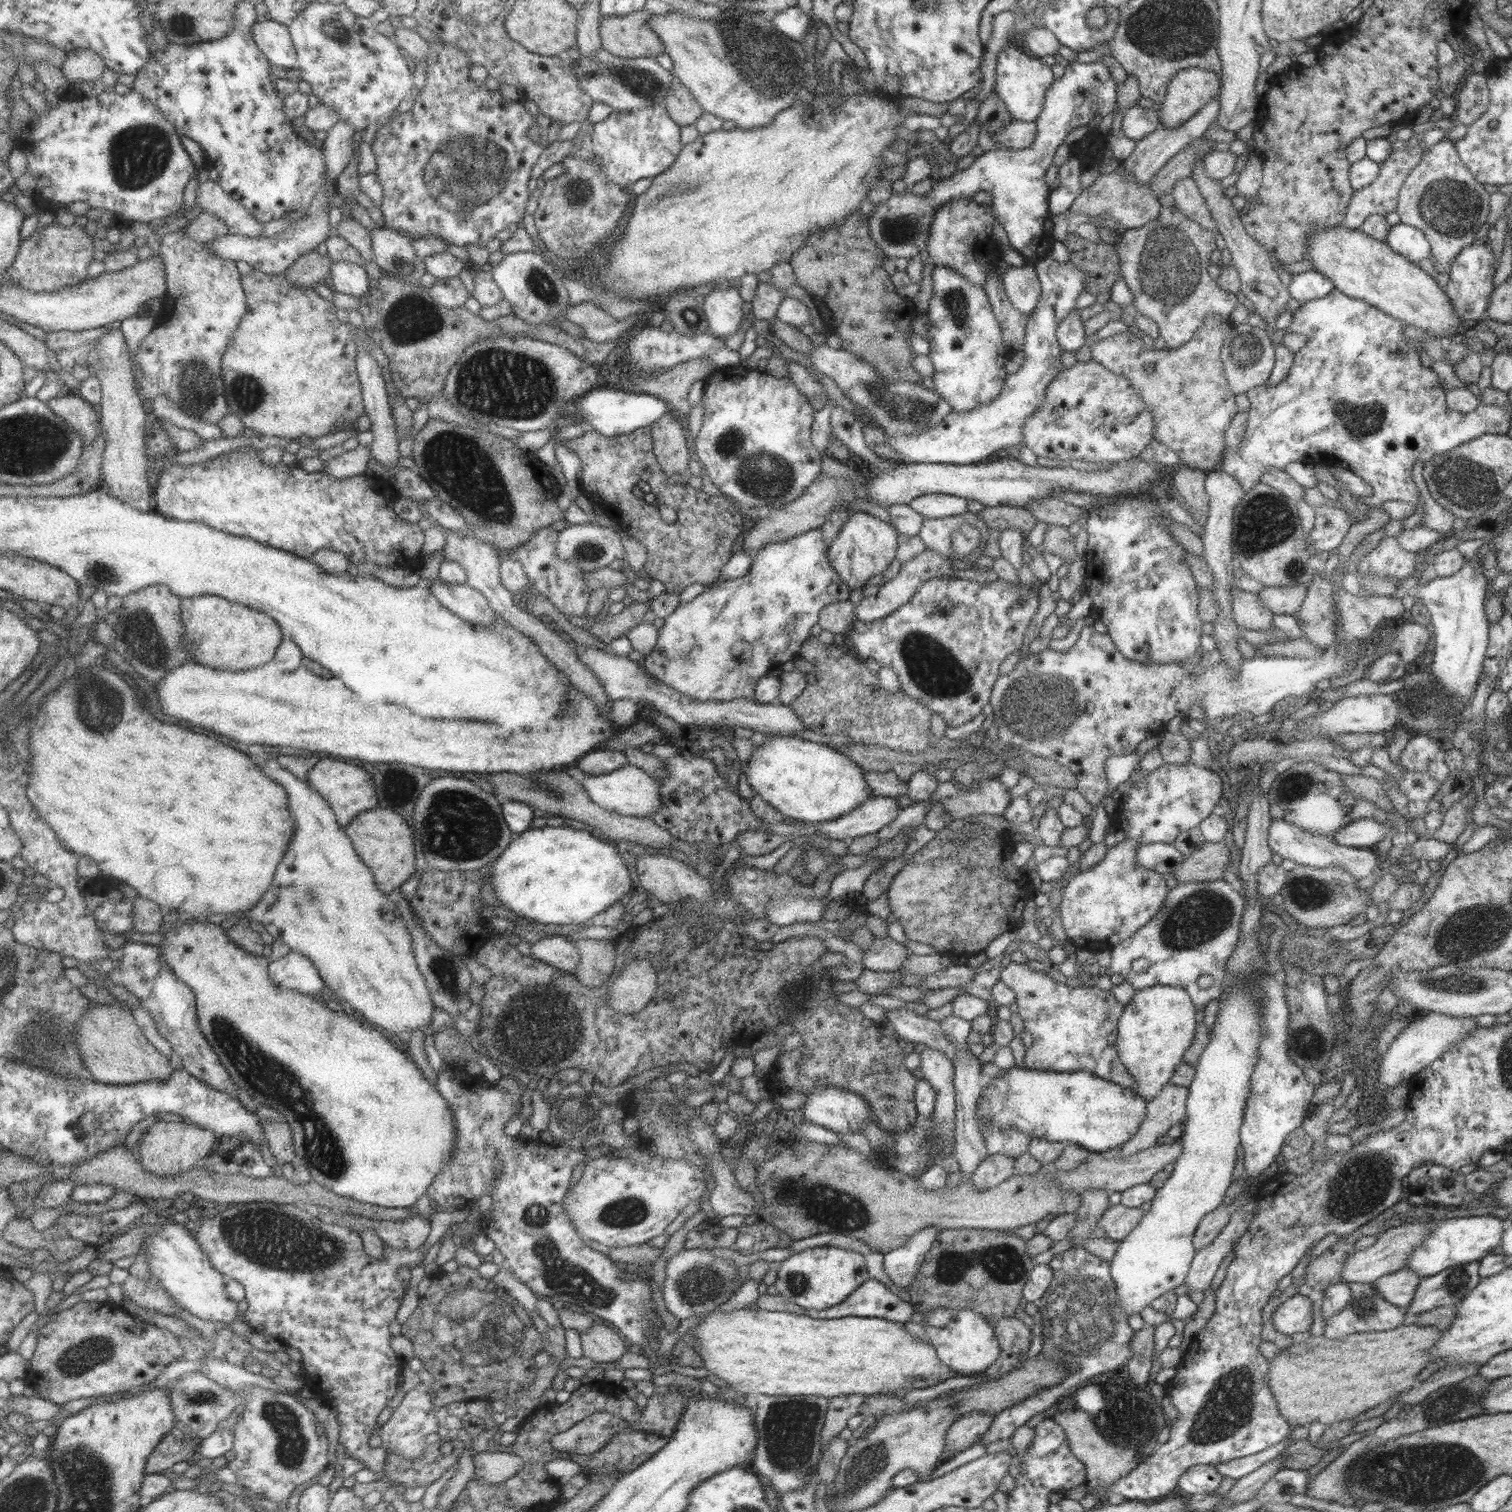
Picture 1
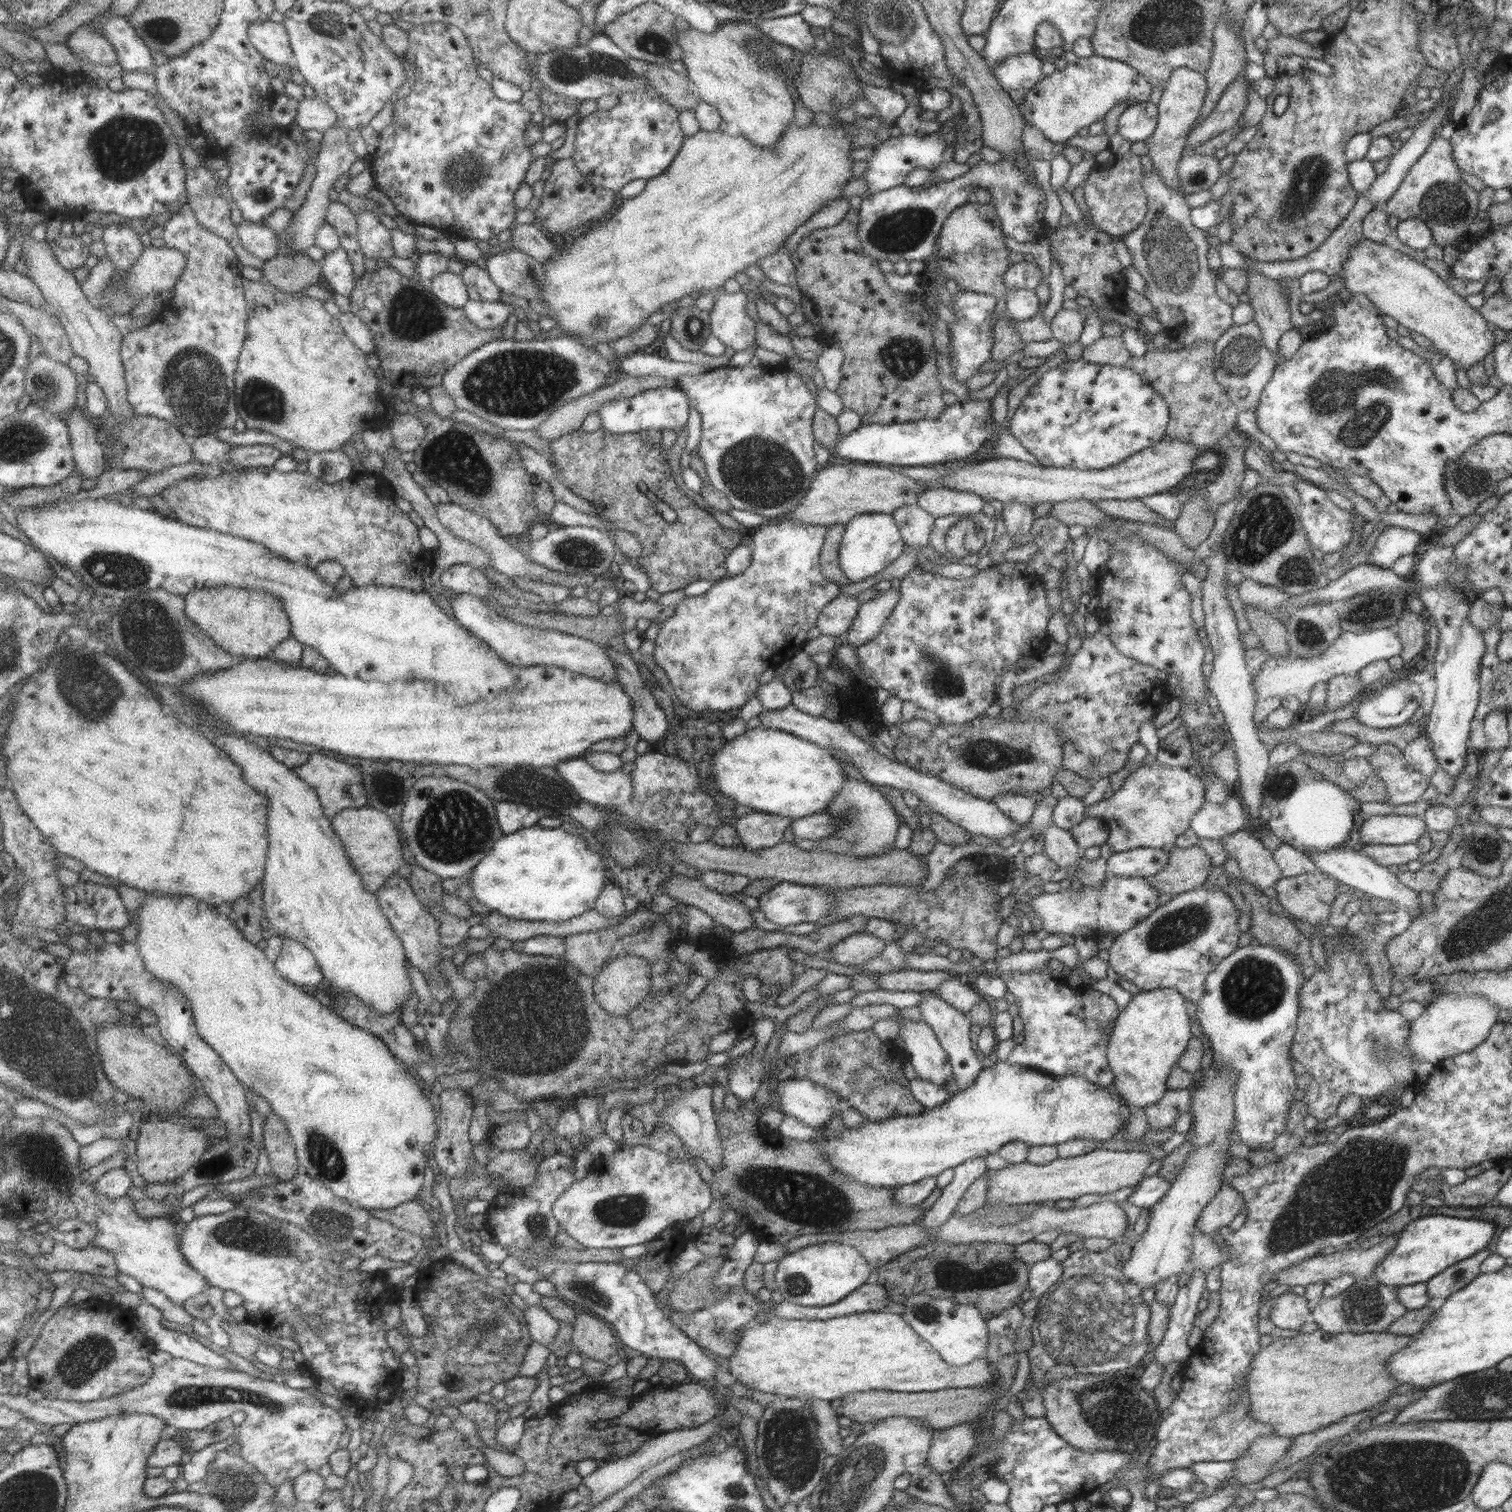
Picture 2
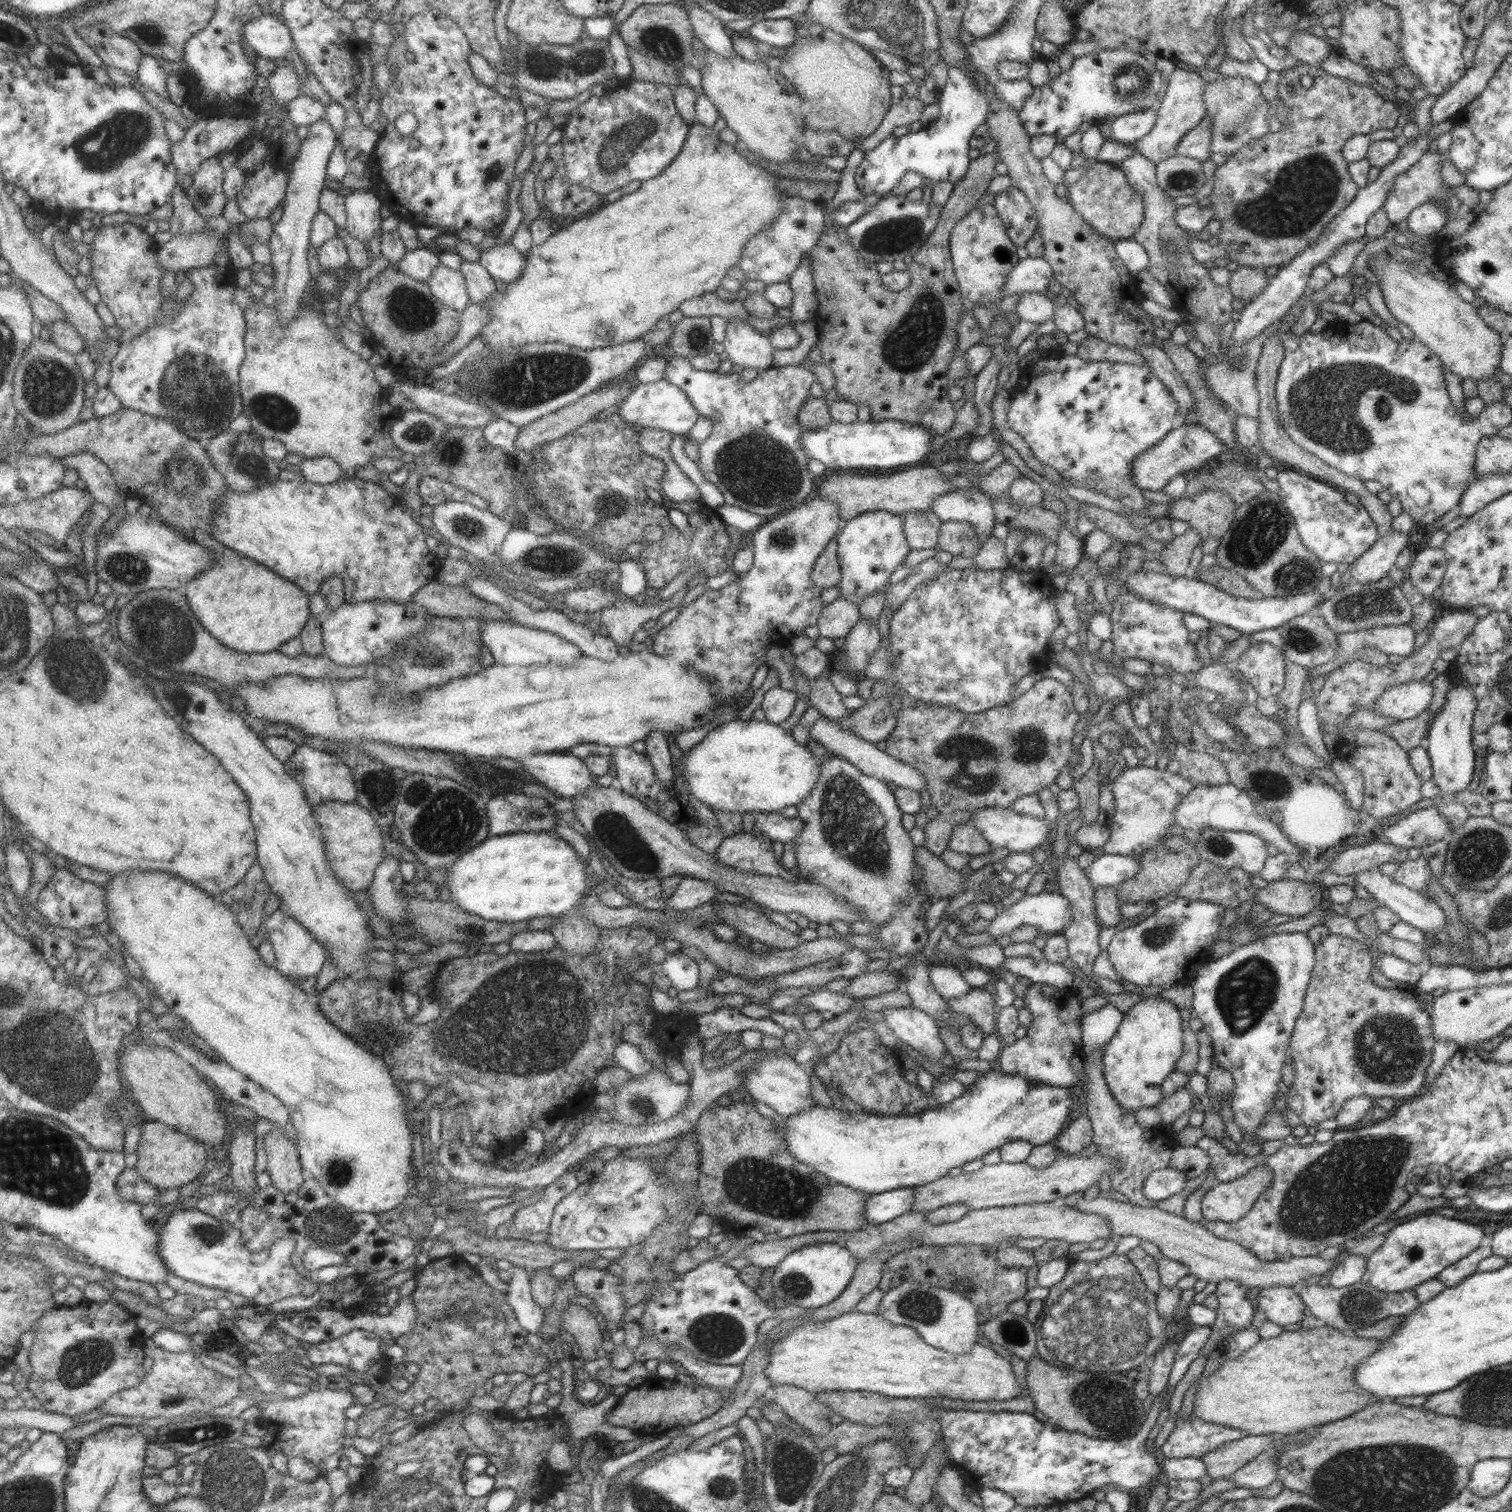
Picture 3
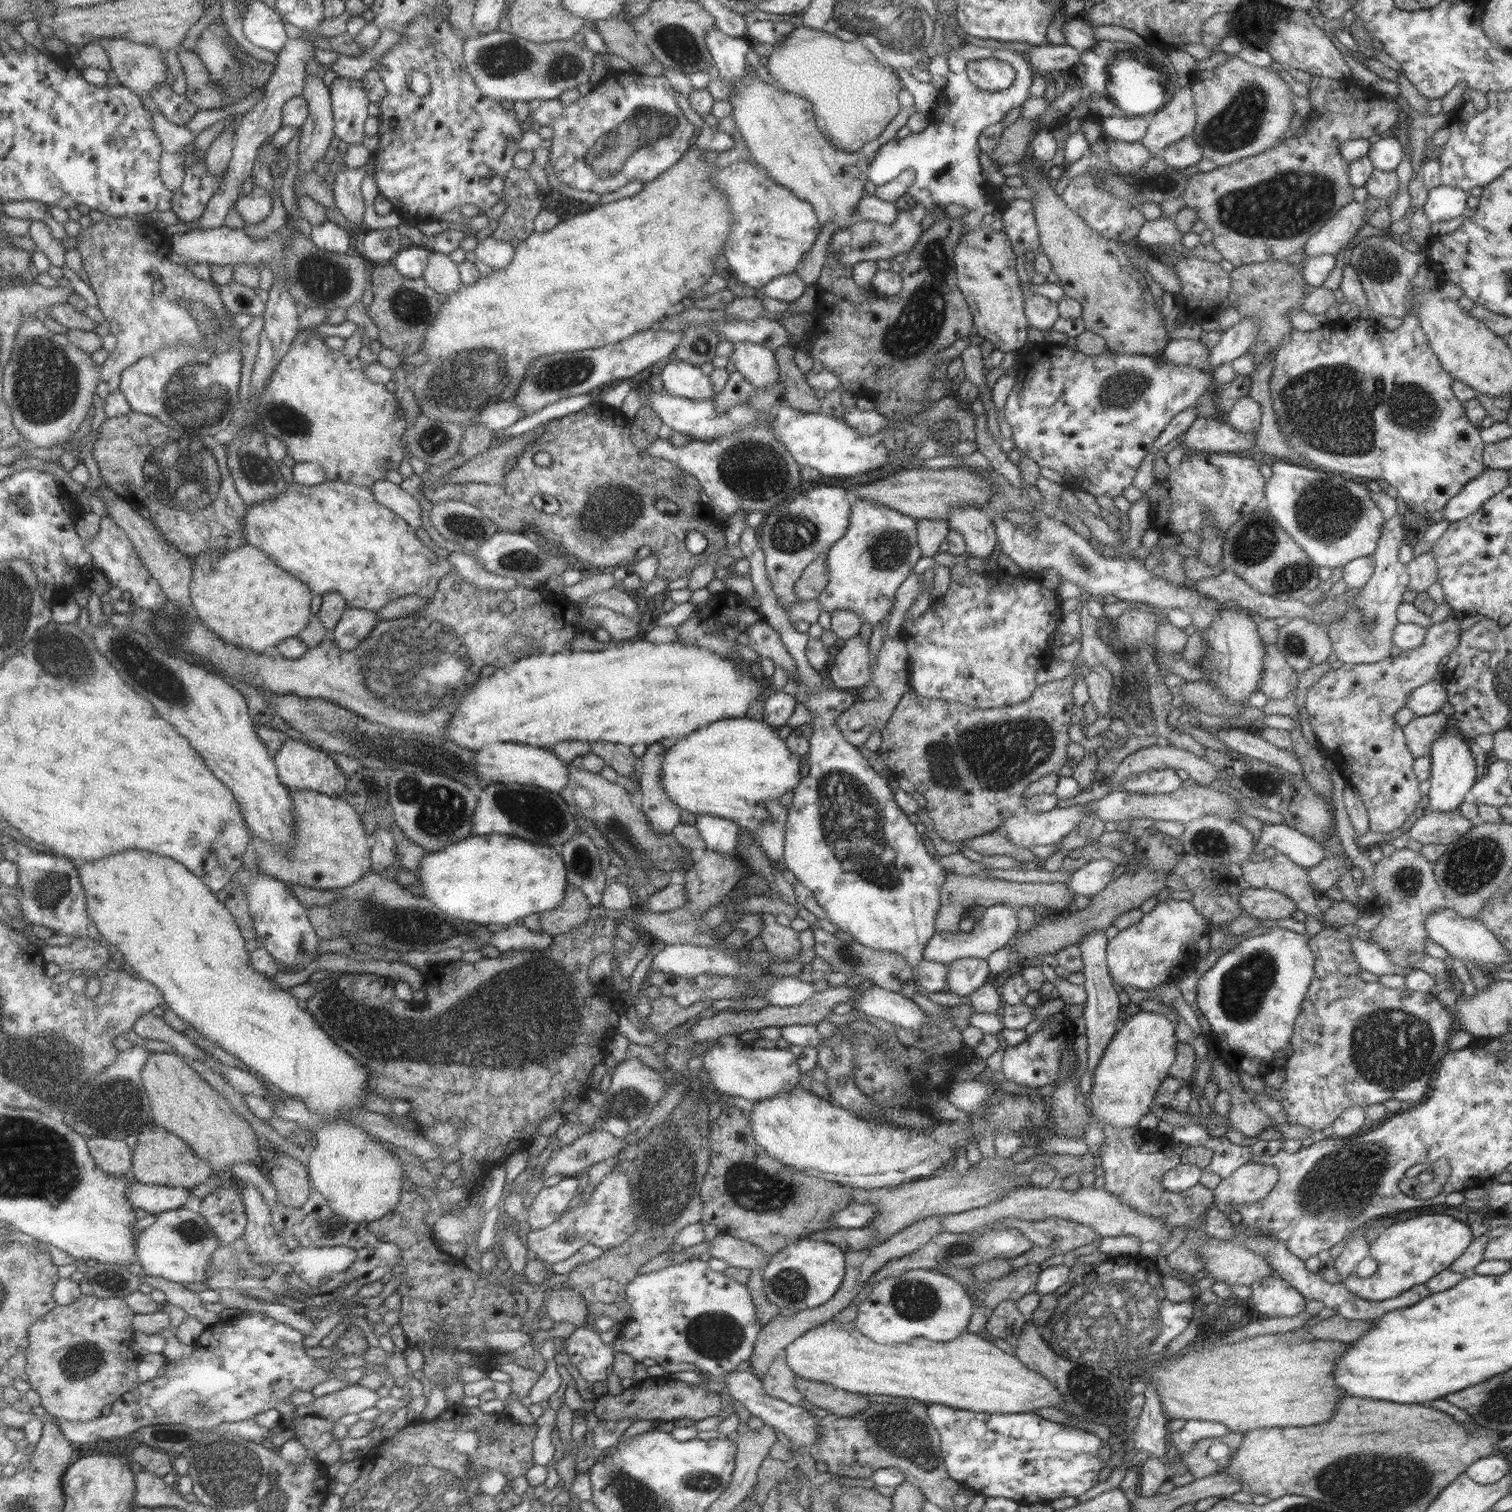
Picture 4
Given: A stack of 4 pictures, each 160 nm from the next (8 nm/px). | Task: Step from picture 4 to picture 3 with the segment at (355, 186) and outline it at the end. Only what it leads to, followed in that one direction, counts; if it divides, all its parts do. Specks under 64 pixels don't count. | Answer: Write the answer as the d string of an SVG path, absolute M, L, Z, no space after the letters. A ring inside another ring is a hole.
M355 189L349 196L346 196L346 209L348 212L347 230L359 242L368 246L369 240L380 230L381 217L379 217L379 206L382 205L380 197L375 191L364 192Z

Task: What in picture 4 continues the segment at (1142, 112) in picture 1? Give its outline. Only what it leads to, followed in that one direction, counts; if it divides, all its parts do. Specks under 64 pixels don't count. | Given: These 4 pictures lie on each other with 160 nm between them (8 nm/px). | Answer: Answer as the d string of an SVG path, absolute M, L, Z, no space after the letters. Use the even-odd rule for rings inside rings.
M1152 113L1131 116L1110 116L1099 120L1105 138L1123 142L1137 142L1146 133Z

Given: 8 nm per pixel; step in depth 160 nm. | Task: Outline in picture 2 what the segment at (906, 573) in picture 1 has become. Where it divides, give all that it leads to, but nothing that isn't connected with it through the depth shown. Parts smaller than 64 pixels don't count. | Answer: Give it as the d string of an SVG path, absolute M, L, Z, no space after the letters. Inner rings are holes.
M891 587L861 603L849 630L842 637L844 643L856 648L865 641L871 640L891 614L893 607L899 600L899 595L900 590Z

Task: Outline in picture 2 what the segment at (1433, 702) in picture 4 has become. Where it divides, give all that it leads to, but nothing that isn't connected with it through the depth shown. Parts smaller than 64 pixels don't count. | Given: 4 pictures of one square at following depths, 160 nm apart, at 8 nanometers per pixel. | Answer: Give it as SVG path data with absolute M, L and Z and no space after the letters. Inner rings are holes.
M1398 680L1376 685L1355 706L1354 719L1371 728L1401 726L1423 700L1419 684Z

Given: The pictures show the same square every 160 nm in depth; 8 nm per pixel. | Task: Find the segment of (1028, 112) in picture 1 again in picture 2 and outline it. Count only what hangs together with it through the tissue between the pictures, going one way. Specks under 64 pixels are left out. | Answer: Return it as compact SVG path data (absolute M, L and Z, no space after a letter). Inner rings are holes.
M1021 53L1007 56L992 66L992 75L1016 105L1022 105L1026 92L1042 79L1042 55Z

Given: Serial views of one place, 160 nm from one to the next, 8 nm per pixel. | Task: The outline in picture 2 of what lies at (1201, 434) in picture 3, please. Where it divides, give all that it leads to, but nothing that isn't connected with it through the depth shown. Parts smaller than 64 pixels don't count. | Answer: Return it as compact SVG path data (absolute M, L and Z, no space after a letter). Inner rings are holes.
M1163 439L1153 447L1145 448L1119 464L1102 469L1079 470L1073 467L1048 467L1028 464L1013 458L989 458L973 465L947 467L942 472L940 486L959 492L970 492L982 498L985 503L998 500L1003 506L1018 502L1019 504L1039 504L1042 502L1063 502L1067 500L1129 500L1143 497L1160 497L1165 491L1183 480L1187 474L1195 471L1194 463L1201 453L1191 445Z

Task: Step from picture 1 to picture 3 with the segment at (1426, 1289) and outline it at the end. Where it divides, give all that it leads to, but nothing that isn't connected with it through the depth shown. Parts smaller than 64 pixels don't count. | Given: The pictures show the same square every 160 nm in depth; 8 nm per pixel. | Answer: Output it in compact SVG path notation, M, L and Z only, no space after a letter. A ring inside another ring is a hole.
M1484 1236L1478 1247L1469 1252L1467 1256L1460 1258L1457 1262L1445 1267L1436 1277L1447 1287L1453 1288L1459 1284L1464 1278L1476 1271L1478 1262L1492 1254L1491 1238Z

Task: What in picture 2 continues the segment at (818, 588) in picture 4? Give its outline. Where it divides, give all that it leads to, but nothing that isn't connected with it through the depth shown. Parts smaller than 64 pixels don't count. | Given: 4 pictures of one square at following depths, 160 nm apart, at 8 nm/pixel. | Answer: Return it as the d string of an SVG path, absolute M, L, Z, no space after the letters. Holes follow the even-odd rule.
M833 524L827 527L824 541L820 550L820 567L822 575L828 580L836 582L840 586L852 584L843 574L838 563L837 551L840 547L840 540L845 531L846 524Z

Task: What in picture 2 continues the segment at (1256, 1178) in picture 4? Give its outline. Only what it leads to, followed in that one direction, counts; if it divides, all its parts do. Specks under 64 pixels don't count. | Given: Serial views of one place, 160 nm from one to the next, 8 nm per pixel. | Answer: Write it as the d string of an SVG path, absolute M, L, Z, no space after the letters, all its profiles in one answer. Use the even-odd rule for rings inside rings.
M1223 1184L1197 1217L1194 1228L1213 1236L1220 1228L1227 1227L1242 1207L1245 1207L1245 1201L1241 1193Z

